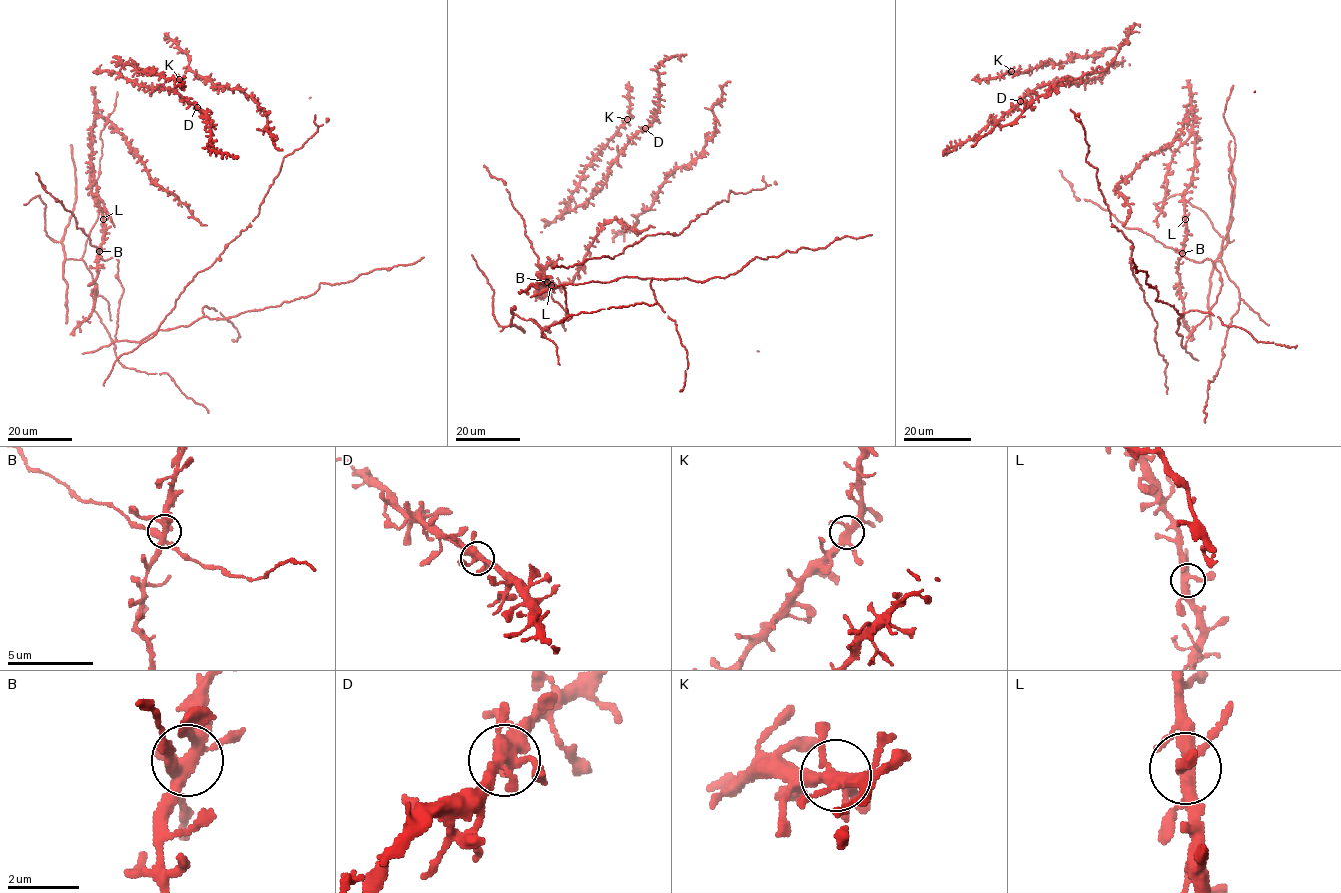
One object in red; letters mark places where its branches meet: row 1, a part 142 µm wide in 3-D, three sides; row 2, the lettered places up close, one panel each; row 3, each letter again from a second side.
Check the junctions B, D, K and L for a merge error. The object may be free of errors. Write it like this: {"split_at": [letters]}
{"split_at": []}

